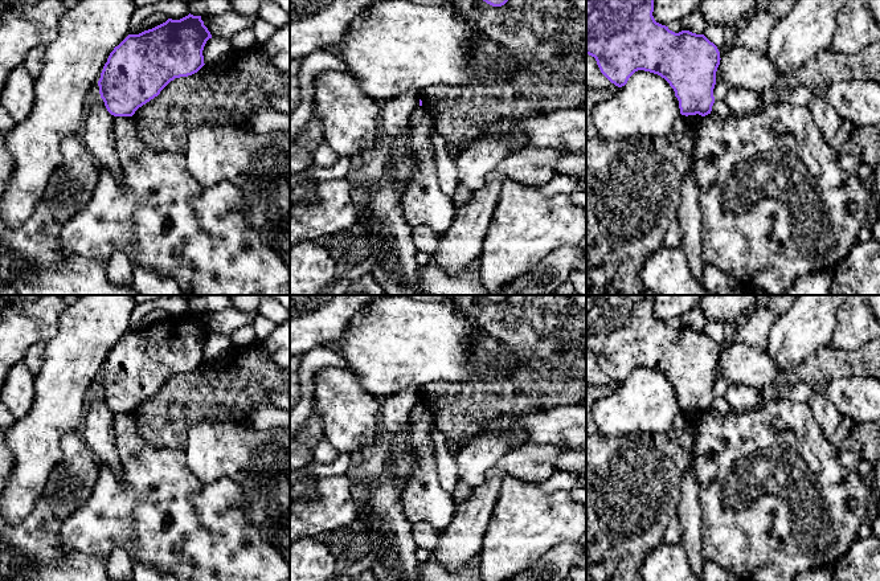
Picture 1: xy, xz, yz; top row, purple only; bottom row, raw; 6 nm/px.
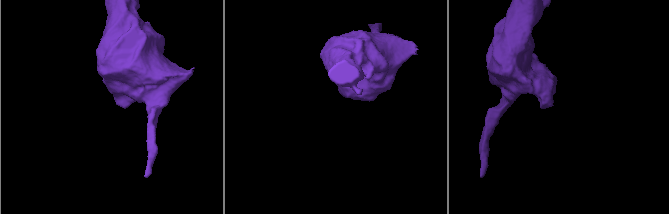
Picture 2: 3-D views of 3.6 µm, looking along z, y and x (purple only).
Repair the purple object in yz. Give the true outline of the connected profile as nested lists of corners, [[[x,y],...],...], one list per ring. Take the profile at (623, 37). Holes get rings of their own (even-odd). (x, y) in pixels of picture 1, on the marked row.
[[[586,0],[586,54],[595,58],[601,73],[622,87],[638,70],[664,78],[675,91],[682,115],[711,114],[720,52],[704,34],[675,33],[655,21],[654,0]]]

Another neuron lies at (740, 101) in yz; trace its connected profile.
[[[730,87],[724,102],[733,115],[760,115],[770,99],[766,95],[752,93],[744,87]]]

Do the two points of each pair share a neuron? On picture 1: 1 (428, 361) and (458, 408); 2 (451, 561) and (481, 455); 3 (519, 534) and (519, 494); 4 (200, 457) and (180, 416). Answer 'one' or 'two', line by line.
1: two
2: two
3: one
4: two

